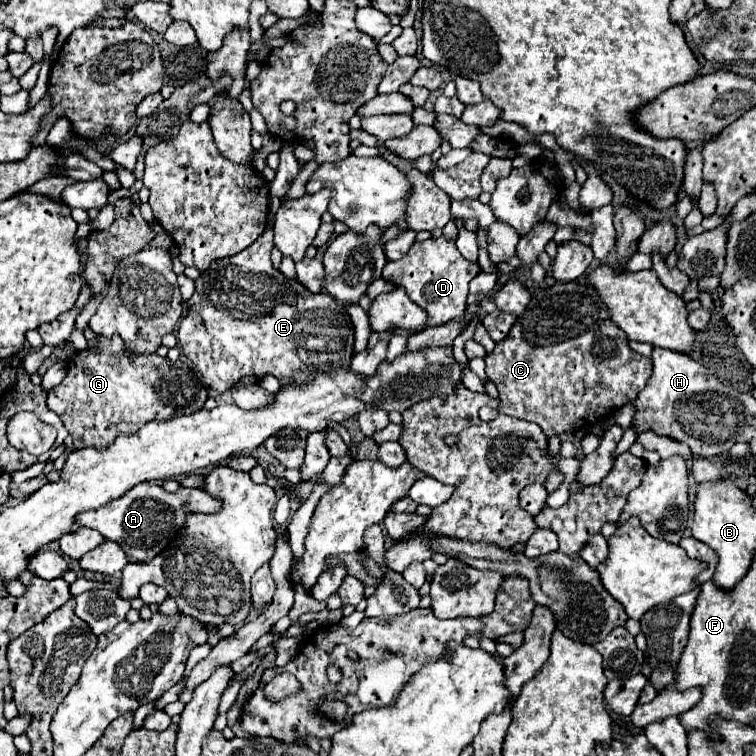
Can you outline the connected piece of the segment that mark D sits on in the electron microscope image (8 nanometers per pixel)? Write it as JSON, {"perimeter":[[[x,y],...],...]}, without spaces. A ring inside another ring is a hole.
{"perimeter":[[[428,238],[424,242],[414,242],[408,254],[396,262],[384,266],[384,278],[402,286],[406,294],[428,314],[428,326],[444,326],[450,320],[462,318],[466,314],[468,284],[482,270],[478,262],[468,262],[456,248],[452,240]]]}

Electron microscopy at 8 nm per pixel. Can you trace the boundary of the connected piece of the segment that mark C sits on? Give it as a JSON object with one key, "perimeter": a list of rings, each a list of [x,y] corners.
{"perimeter":[[[576,280],[576,282],[568,282],[568,284],[556,282],[554,286],[550,286],[550,288],[546,288],[546,290],[544,290],[544,288],[532,290],[532,300],[530,300],[528,308],[524,310],[524,314],[516,318],[514,326],[512,326],[510,332],[508,332],[508,338],[504,338],[502,342],[498,342],[496,348],[494,348],[484,360],[486,360],[486,376],[488,376],[490,382],[496,384],[496,388],[498,388],[498,392],[500,392],[500,408],[498,408],[498,410],[500,410],[502,414],[512,416],[512,418],[522,418],[522,420],[536,422],[548,438],[550,438],[550,436],[556,436],[556,434],[564,434],[564,432],[582,430],[582,426],[592,428],[592,426],[596,426],[596,424],[602,424],[602,422],[604,422],[608,416],[612,416],[618,408],[622,408],[622,406],[628,404],[628,402],[634,402],[636,394],[646,386],[646,382],[648,382],[648,378],[650,378],[650,374],[652,374],[652,370],[650,370],[650,368],[652,368],[650,358],[646,358],[646,356],[642,356],[642,354],[638,354],[638,352],[634,352],[634,350],[628,348],[628,338],[626,338],[626,334],[624,334],[622,330],[618,330],[618,326],[616,326],[614,322],[610,322],[608,308],[606,308],[606,304],[602,302],[600,294],[598,294],[592,286],[588,286],[588,284],[584,284],[584,282],[578,282],[578,280]]]}

